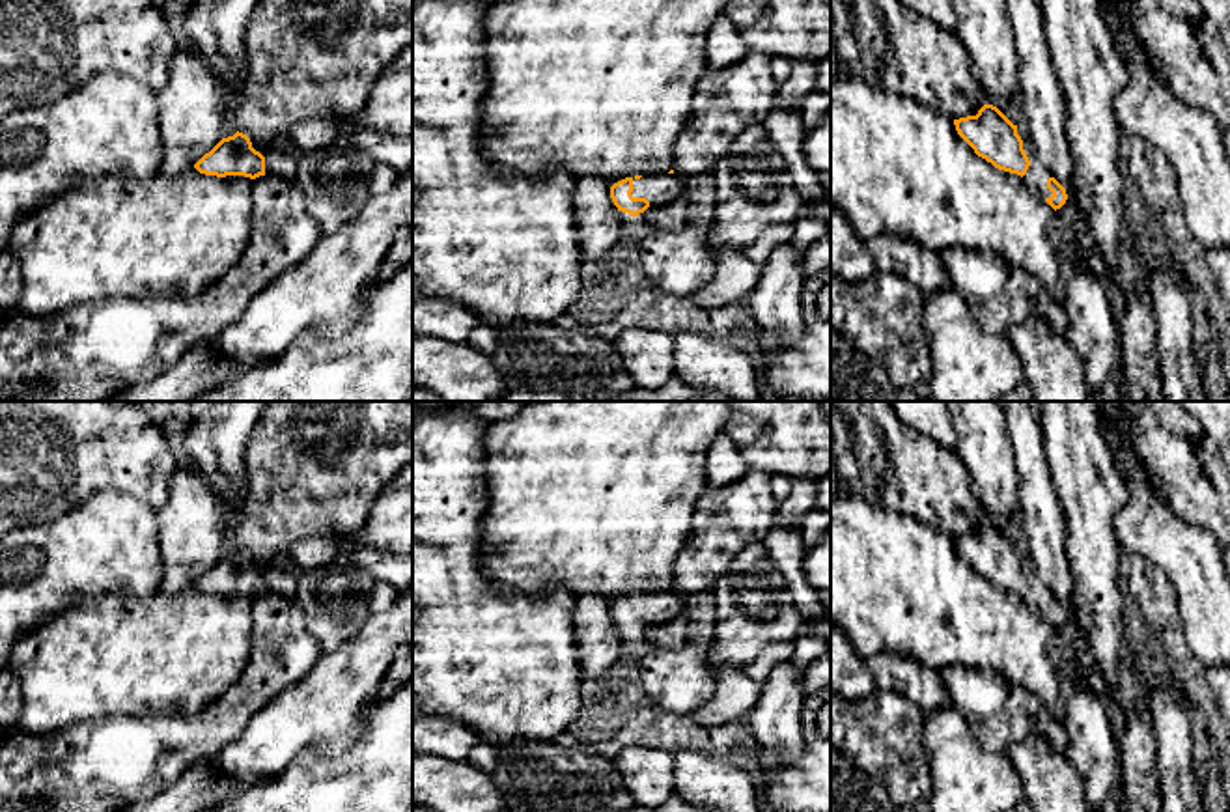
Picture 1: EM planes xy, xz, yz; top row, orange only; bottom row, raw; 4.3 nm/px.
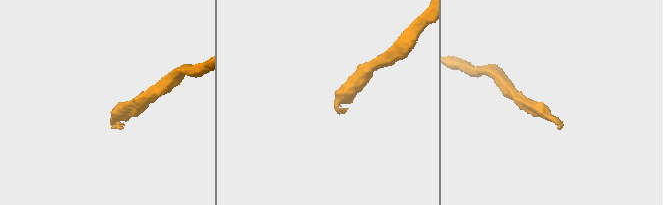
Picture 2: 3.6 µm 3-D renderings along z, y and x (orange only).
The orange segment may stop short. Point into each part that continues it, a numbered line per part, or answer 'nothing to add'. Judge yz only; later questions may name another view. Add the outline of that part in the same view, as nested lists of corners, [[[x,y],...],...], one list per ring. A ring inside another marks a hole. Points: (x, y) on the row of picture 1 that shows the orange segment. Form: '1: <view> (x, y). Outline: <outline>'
1: yz (1036, 176). Outline: [[[1017,127],[1017,134],[1021,136],[1023,140],[1023,149],[1030,161],[1030,166],[1027,170],[1027,174],[1023,175],[1023,181],[1040,192],[1040,196],[1045,200],[1045,198],[1051,198],[1053,192],[1047,189],[1047,179],[1053,177],[1053,174],[1047,170],[1047,166],[1040,161],[1038,157],[1038,149],[1030,138],[1030,134],[1027,133],[1025,127]]]

